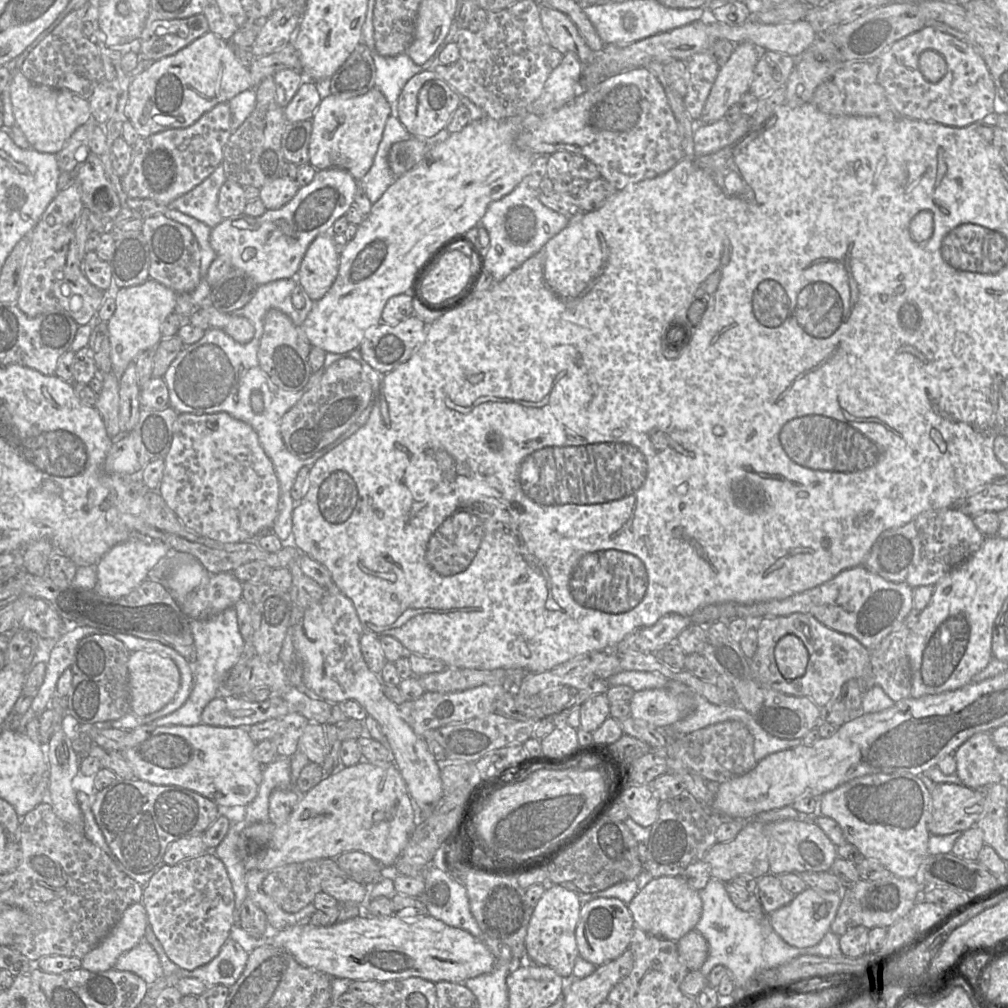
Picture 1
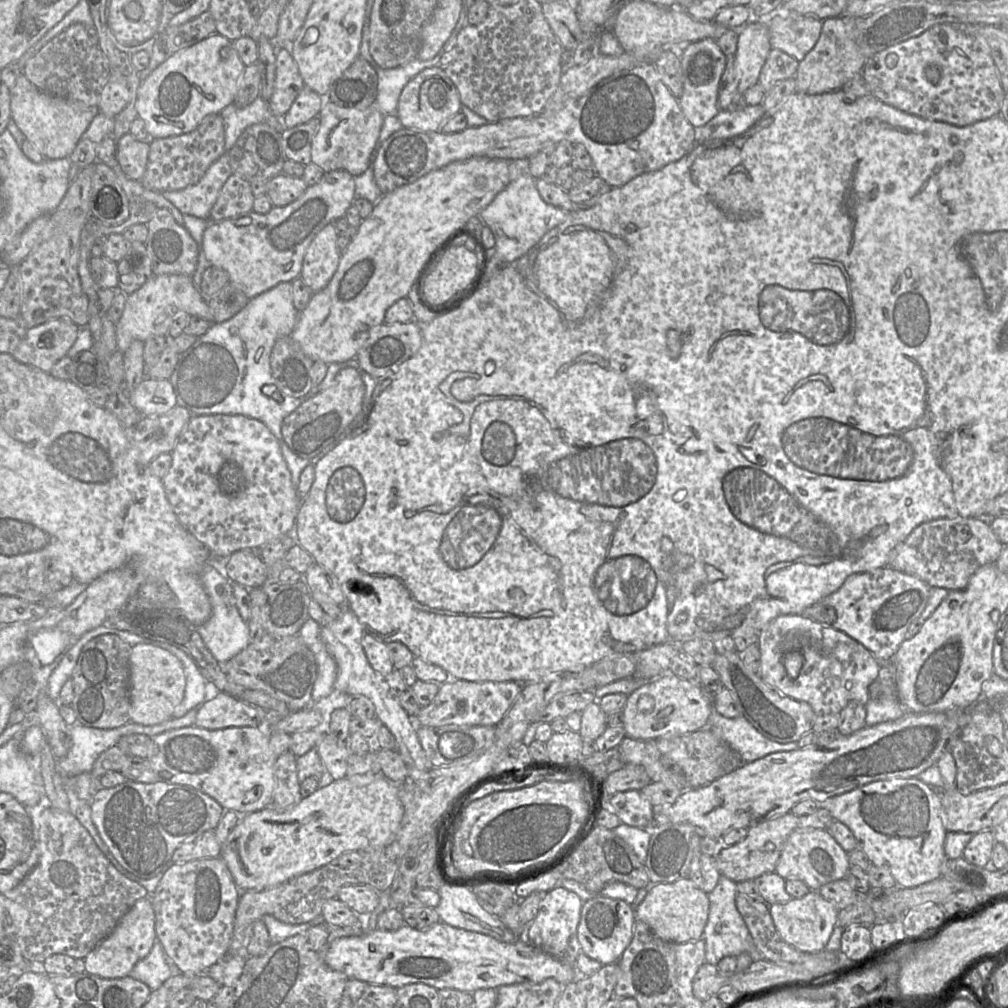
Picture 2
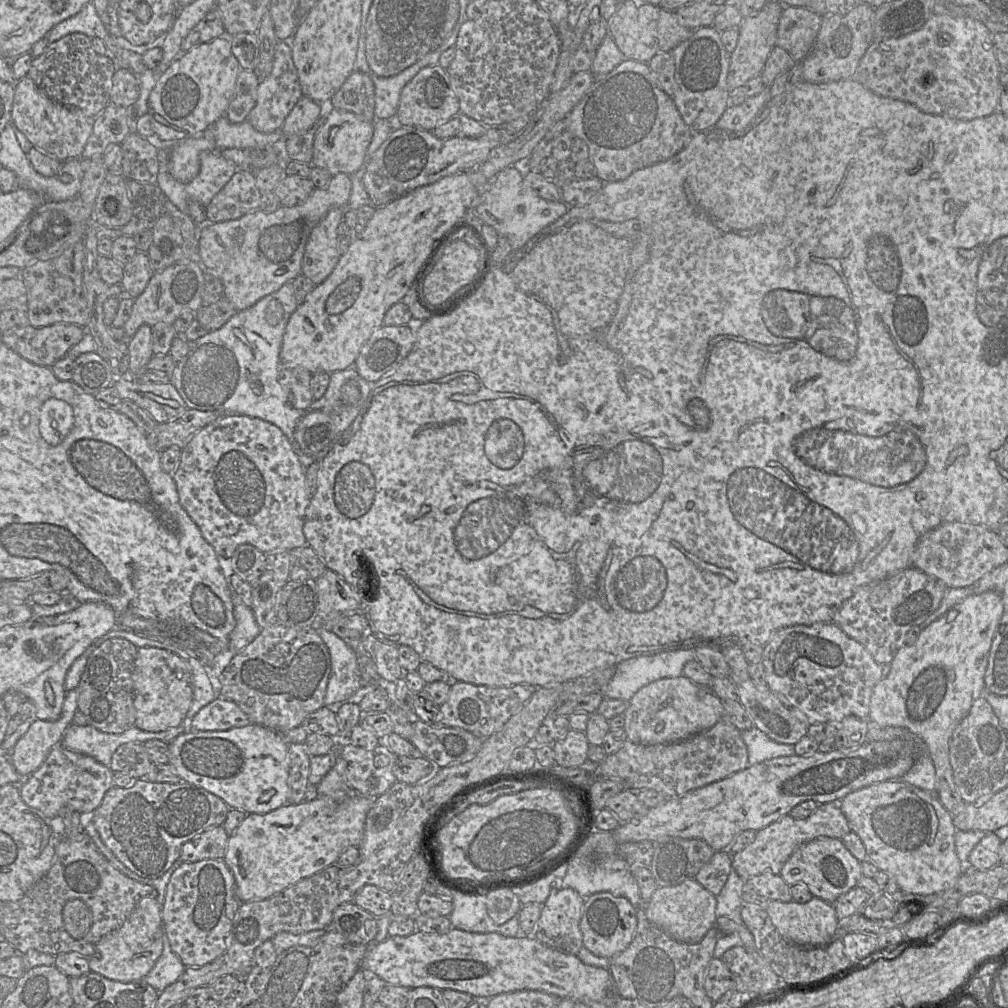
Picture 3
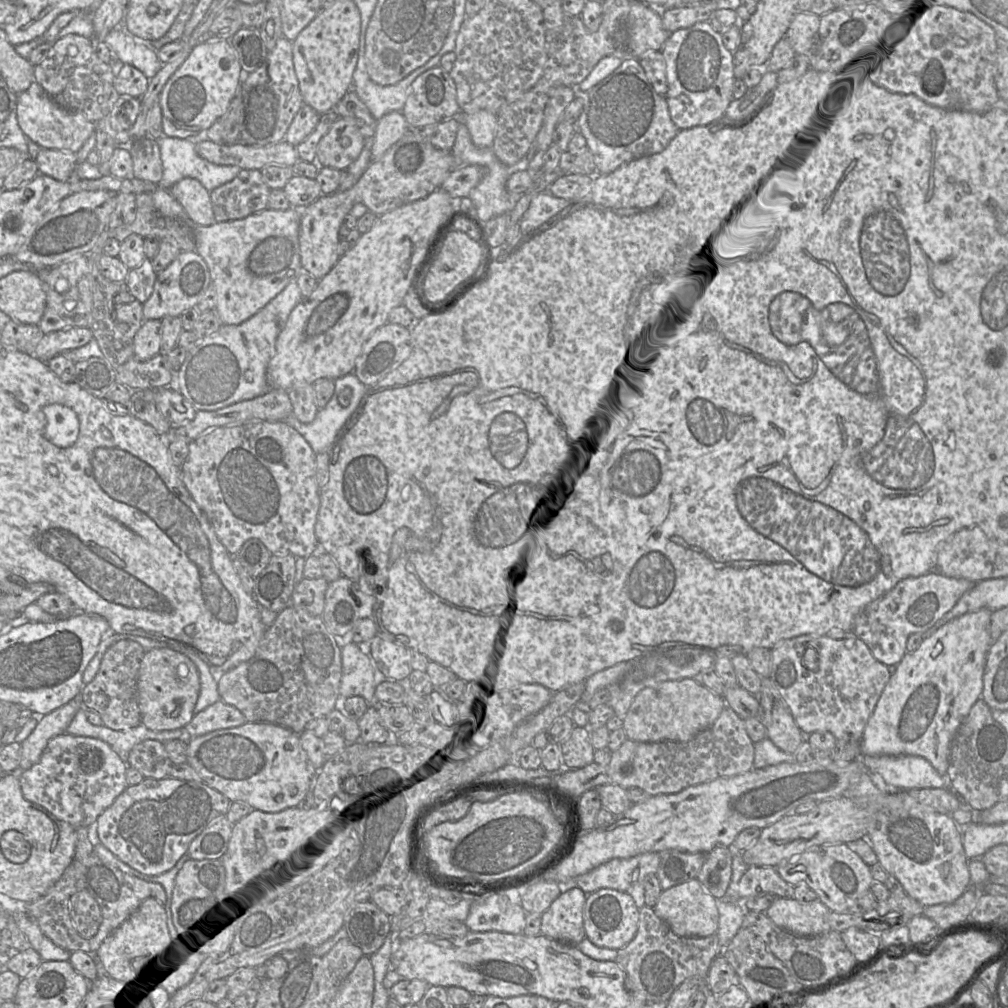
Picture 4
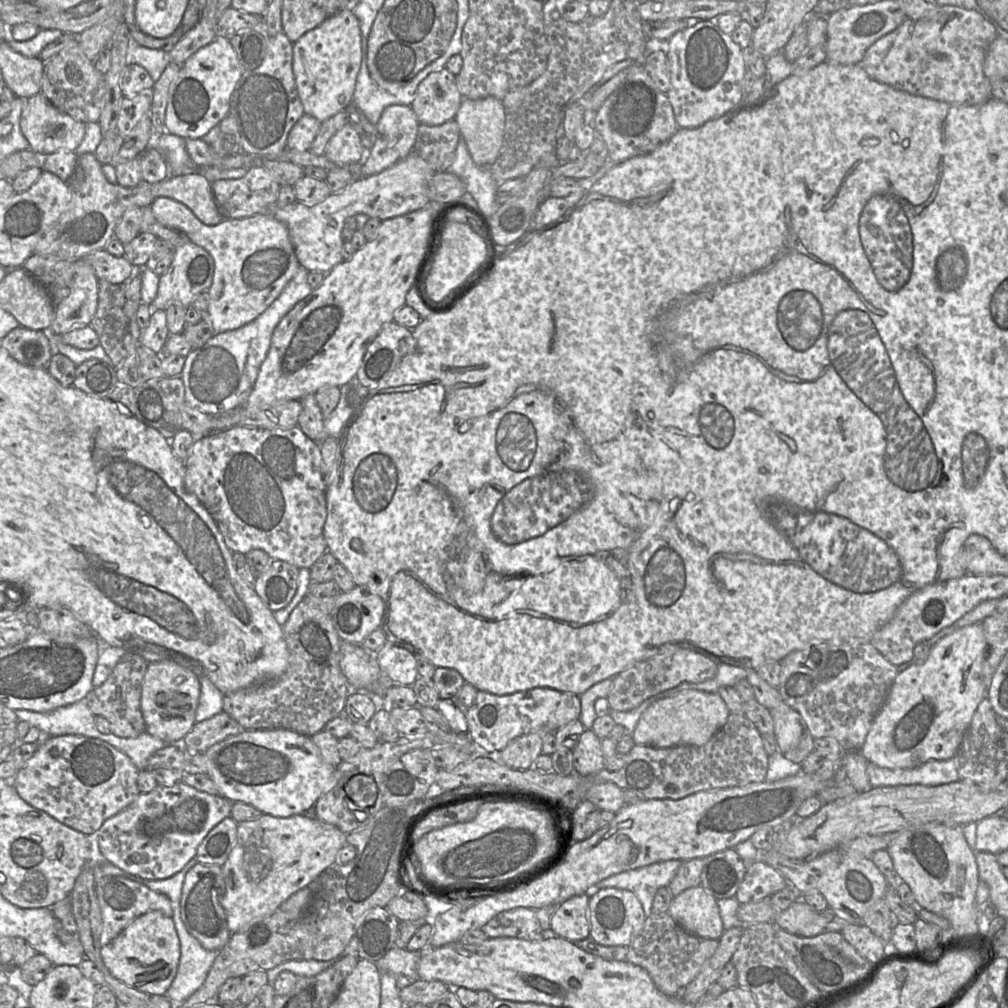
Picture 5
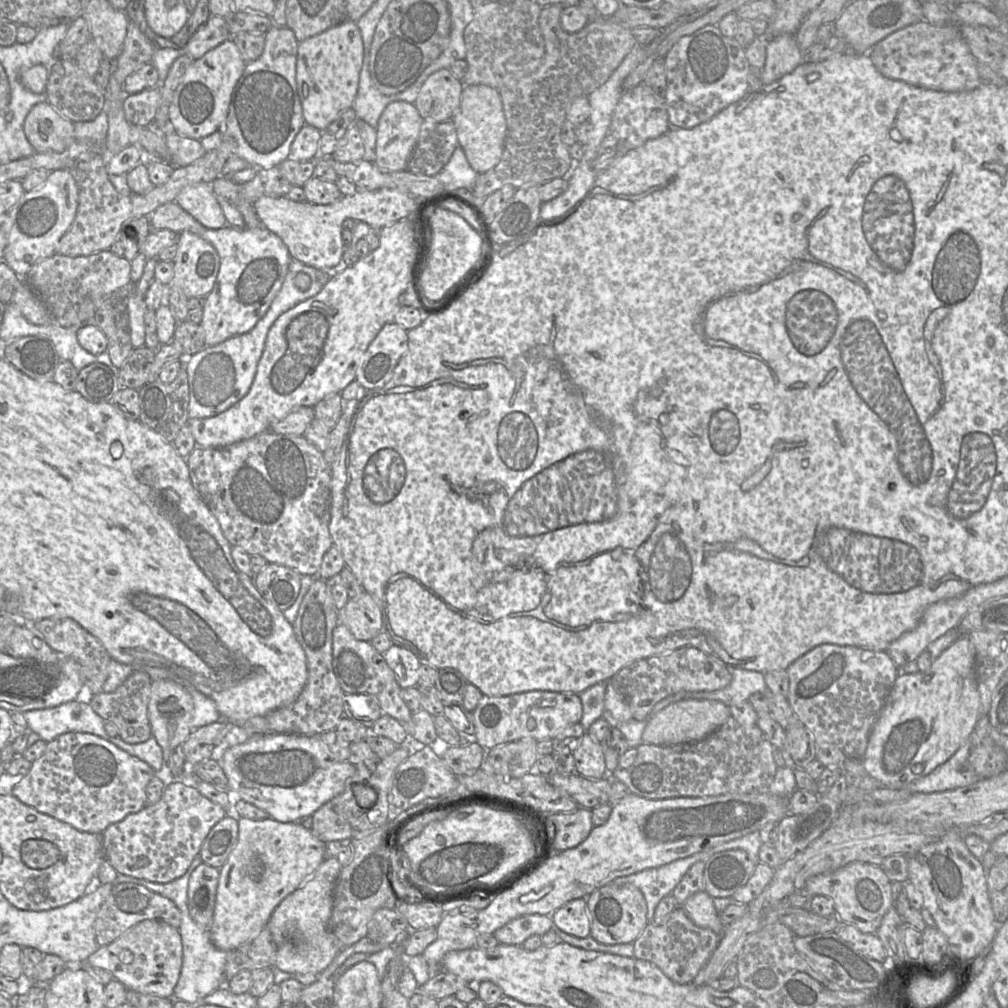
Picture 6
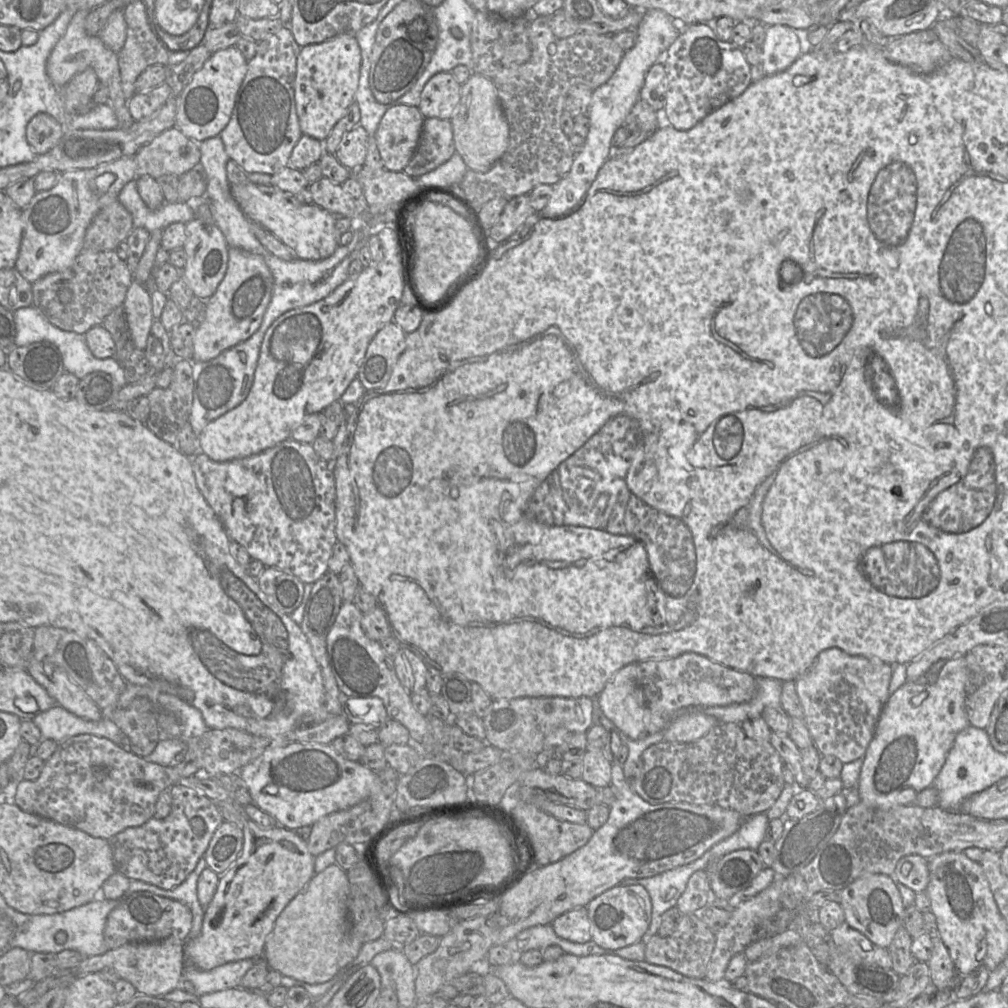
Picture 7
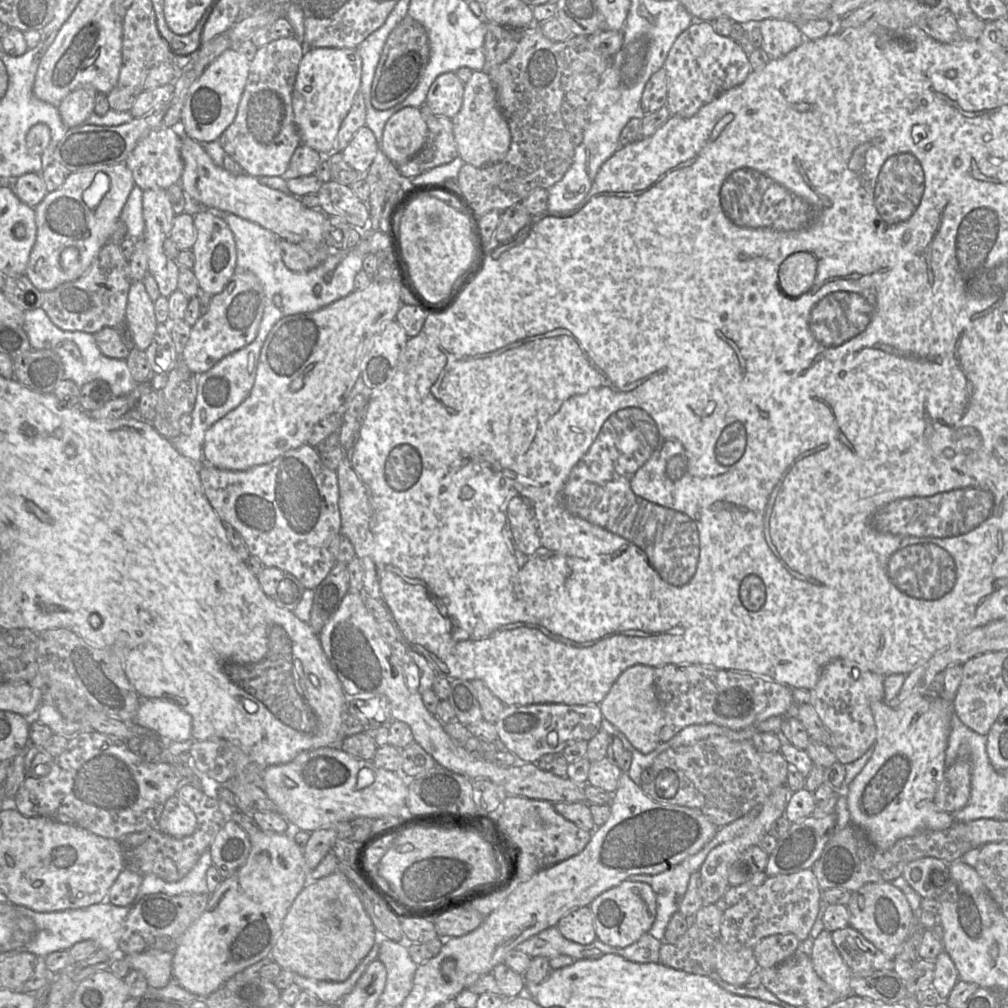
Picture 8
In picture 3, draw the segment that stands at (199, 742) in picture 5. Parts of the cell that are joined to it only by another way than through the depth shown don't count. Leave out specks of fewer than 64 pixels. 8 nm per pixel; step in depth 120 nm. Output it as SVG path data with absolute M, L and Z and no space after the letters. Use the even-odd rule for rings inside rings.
M218 696L188 721L190 731L226 731L251 723L249 717L231 700Z

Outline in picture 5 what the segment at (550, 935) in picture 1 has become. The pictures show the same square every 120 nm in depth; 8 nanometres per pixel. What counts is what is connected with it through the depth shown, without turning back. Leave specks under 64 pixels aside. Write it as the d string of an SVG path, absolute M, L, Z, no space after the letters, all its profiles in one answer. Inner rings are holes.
M573 896L561 903L551 917L552 932L563 939L577 942L590 936L589 897Z

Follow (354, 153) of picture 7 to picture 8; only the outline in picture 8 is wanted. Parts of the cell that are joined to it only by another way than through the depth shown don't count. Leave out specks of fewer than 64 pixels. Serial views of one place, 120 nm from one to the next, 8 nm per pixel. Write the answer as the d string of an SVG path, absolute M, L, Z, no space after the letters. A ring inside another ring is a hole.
M361 127L353 136L346 148L341 152L344 161L361 175L370 168L379 150L373 132Z

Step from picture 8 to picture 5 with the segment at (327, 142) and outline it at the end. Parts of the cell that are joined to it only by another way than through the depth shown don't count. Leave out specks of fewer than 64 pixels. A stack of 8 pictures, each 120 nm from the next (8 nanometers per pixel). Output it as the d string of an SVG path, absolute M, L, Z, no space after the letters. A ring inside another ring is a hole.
M343 10L325 19L293 43L293 73L304 114L323 122L353 101L362 60L361 30L353 11Z

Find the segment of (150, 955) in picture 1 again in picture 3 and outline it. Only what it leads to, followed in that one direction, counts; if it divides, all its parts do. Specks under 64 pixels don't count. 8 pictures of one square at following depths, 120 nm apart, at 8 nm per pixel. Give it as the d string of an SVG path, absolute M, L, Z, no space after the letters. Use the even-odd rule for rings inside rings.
M163 934L163 951L154 967L142 981L161 993L176 982L184 973L186 967L172 951L167 935Z

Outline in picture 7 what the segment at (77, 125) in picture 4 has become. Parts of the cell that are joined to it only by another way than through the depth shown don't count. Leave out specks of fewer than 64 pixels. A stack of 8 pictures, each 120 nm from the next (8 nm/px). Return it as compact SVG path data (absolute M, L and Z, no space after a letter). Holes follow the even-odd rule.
M47 113L36 114L26 126L26 139L37 155L51 150L62 138L65 128Z

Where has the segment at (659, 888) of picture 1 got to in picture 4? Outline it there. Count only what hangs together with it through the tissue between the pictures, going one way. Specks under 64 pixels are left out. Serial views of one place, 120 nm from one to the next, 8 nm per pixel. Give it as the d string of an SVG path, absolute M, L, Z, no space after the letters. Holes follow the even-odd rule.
M692 879L664 890L653 910L656 916L680 937L704 938L716 934L718 930L719 912L717 899L697 879Z

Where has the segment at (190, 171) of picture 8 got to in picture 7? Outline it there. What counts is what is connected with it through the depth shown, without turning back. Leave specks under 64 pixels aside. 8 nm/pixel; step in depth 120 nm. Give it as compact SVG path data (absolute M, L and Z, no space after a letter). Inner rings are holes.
M249 180L230 185L230 193L252 222L260 224L274 234L291 248L299 259L323 260L330 257L339 246L335 228L336 216L314 203L301 203L295 194L273 185L255 184Z

